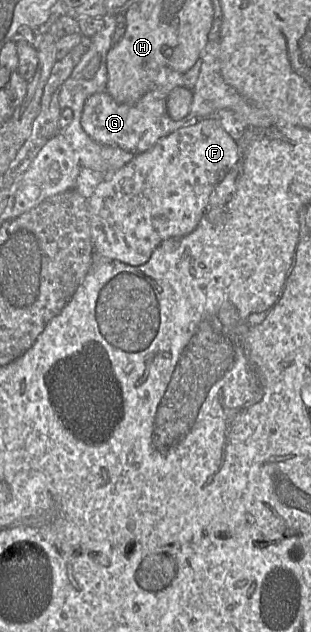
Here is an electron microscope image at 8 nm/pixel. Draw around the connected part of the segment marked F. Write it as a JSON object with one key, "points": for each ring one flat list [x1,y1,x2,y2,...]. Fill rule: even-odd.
{"points":[[217,117,202,118,179,128,150,149,135,154,129,163,105,177,87,199,95,252,131,266,146,263,162,242,185,237,197,228,215,186,237,161,238,143]]}

